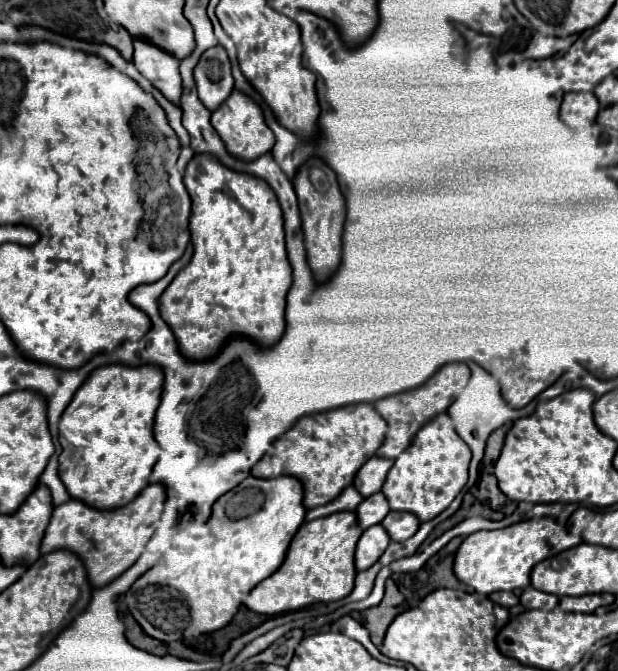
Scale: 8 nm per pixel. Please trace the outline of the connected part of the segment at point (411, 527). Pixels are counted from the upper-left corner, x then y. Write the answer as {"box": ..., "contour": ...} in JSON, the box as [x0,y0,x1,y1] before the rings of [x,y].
{"box":[381,512,421,542],"contour":[[[389,512],[387,520],[383,520],[381,526],[387,530],[391,542],[403,542],[417,532],[419,524],[421,522],[417,520],[417,516],[409,512]]]}

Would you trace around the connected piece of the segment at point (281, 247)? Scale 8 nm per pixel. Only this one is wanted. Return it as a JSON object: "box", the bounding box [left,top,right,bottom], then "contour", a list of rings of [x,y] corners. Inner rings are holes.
{"box":[161,154,291,360],"contour":[[[195,154],[189,160],[185,168],[185,186],[193,202],[189,230],[195,252],[191,262],[175,276],[161,296],[161,316],[175,332],[179,348],[187,358],[205,360],[225,344],[231,332],[243,332],[243,336],[257,340],[261,346],[275,344],[285,332],[285,306],[291,288],[283,212],[279,200],[275,200],[275,192],[271,192],[271,186],[257,176],[229,170],[213,154]]]}

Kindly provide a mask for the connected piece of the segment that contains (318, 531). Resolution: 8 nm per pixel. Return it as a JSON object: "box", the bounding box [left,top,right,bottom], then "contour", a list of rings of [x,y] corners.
{"box":[243,512,363,616],"contour":[[[337,512],[313,522],[305,522],[293,536],[281,568],[265,578],[261,584],[257,584],[247,594],[243,604],[257,614],[277,616],[305,608],[315,602],[345,598],[353,590],[353,580],[357,574],[353,566],[353,554],[361,532],[363,530],[357,524],[355,512]]]}

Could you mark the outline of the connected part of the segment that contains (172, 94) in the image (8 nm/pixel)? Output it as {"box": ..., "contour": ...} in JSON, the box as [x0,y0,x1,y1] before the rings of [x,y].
{"box":[133,38,181,104],"contour":[[[133,38],[133,64],[135,68],[151,80],[155,88],[159,88],[165,98],[169,98],[173,104],[179,104],[181,96],[181,76],[179,76],[179,60],[177,56],[171,56],[171,52],[143,40]]]}

